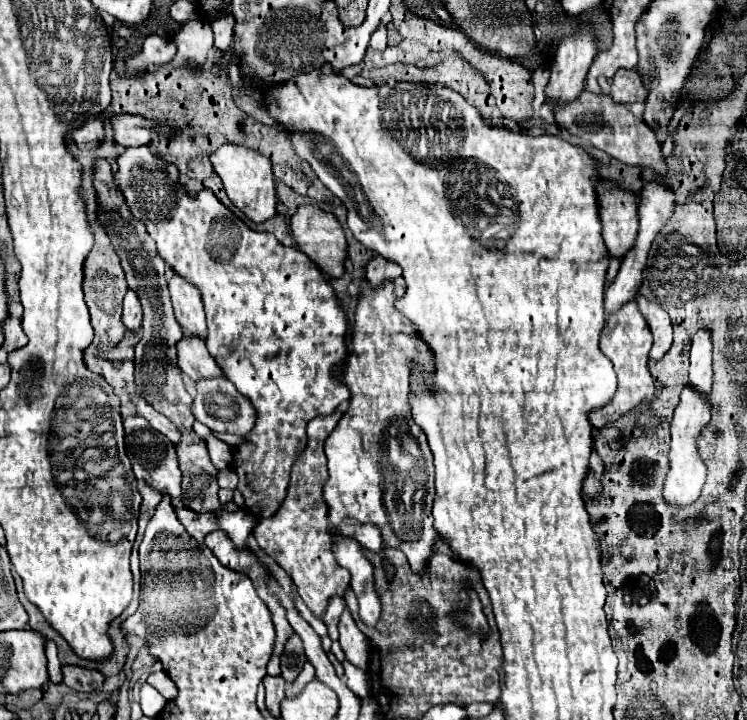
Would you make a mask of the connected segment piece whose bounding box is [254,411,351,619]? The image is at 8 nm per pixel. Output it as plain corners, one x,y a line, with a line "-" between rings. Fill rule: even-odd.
334,411
330,415
318,415
318,419
312,419
308,423
308,447
292,467
286,499
280,503
276,515
272,515
270,519
260,519
254,527
258,545
268,555
274,555
280,567
292,577
298,595
318,619
324,614
331,598
340,595
341,590
349,590
351,580
350,573
338,565
332,553
332,537
328,535
326,523
326,505
322,501
322,489
328,479
324,441
336,427
340,417
342,411

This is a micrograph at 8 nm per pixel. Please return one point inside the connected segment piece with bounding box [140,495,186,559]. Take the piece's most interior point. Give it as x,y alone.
164,522

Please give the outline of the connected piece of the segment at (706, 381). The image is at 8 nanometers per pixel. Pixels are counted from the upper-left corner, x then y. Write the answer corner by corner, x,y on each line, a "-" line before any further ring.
700,329
692,339
690,385
702,393
708,393
712,387
712,349
712,333
708,329

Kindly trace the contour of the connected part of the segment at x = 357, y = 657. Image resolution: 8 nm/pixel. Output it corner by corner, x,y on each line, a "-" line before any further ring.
348,607
342,613
342,619
338,623
338,631
340,631
338,641
340,641
342,651
346,653
346,659
360,669
368,669
372,647
370,647
370,641
364,637
364,633
358,629

